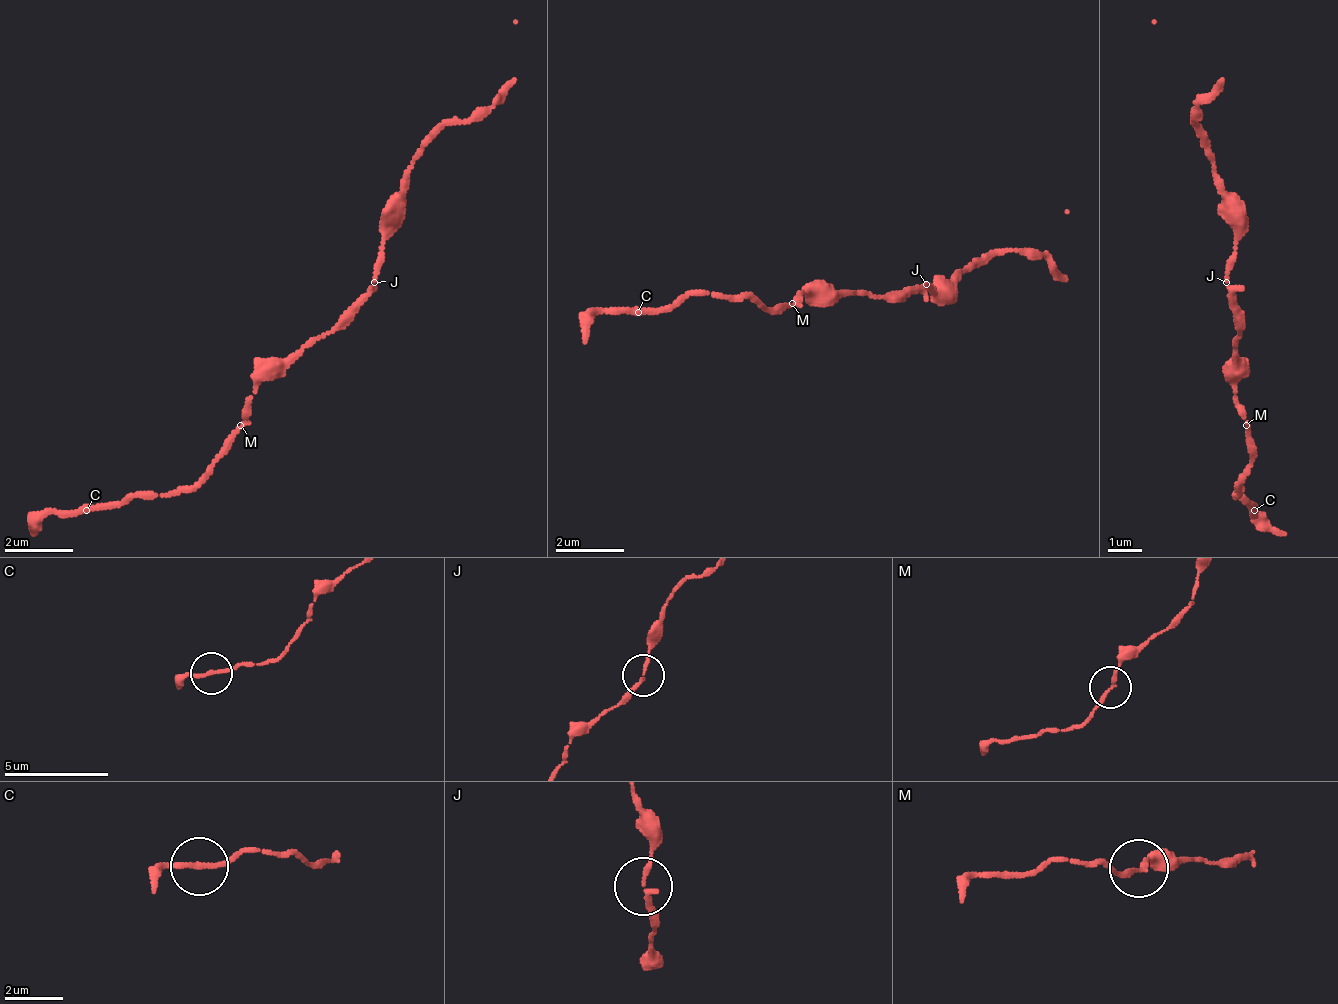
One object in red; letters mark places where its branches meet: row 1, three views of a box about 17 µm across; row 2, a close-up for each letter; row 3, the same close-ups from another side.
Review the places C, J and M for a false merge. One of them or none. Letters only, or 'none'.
none

